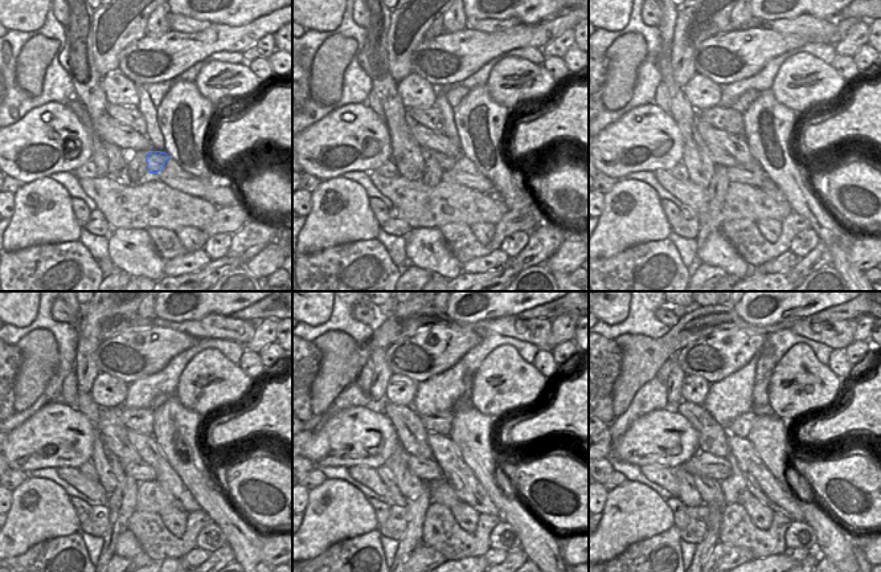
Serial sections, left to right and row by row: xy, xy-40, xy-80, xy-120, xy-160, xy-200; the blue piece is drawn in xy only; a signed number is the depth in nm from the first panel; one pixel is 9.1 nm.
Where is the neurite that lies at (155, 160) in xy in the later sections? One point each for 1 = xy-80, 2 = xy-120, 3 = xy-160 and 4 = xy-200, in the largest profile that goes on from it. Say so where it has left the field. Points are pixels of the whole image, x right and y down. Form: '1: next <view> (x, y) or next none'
1: next xy-80 (720, 156)
2: next xy-120 (114, 430)
3: next xy-160 (413, 437)
4: next xy-200 (712, 438)

